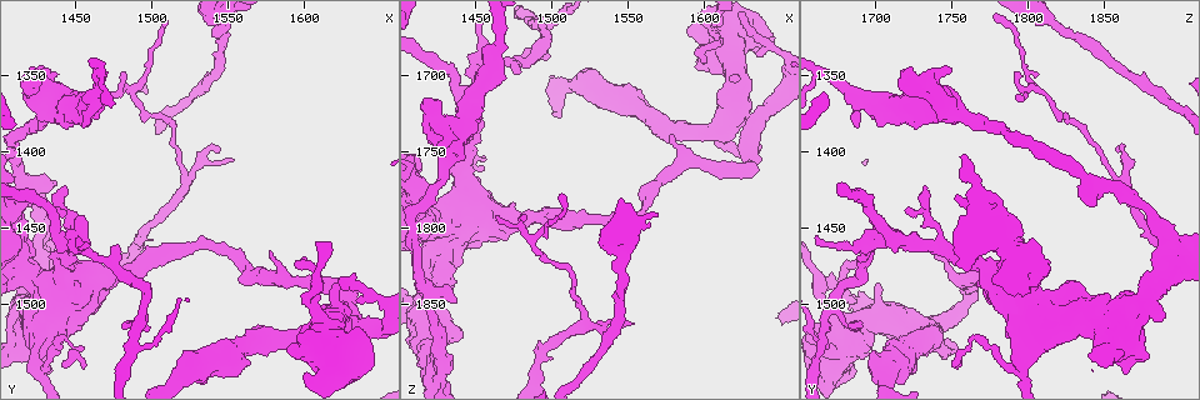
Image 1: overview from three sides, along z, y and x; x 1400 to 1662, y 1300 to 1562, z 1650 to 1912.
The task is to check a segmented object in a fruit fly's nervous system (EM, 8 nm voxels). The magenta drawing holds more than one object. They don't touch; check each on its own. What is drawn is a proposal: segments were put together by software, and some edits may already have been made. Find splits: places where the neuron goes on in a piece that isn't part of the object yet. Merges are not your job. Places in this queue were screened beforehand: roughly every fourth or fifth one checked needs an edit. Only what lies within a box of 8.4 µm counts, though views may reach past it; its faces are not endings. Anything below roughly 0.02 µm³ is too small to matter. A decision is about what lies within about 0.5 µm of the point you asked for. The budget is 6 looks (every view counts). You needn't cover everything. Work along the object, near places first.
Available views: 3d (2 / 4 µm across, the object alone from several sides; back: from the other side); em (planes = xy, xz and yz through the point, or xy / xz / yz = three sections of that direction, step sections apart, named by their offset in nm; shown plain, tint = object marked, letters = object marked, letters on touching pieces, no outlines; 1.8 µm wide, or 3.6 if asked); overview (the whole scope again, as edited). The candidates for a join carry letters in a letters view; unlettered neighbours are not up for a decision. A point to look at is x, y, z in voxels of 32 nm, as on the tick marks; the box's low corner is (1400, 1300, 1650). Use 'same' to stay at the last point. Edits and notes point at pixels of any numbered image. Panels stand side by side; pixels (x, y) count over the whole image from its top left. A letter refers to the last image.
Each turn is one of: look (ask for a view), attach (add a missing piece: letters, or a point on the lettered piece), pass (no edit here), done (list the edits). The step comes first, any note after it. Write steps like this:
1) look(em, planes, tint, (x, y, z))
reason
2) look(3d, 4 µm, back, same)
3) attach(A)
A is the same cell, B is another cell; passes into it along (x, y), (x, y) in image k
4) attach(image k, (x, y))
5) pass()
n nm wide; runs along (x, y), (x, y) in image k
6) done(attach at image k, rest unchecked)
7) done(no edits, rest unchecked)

look(3d, 4 µm, (1622, 1516, 1728))
abrupt turn

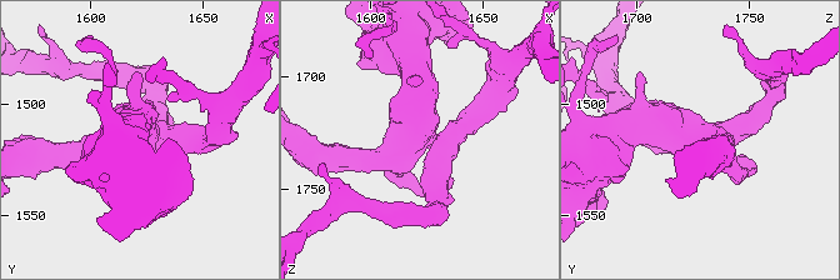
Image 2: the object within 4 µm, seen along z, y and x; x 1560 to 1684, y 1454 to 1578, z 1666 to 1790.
look(em, 3.6 µm, xy, step 16, tint, (1621, 1516, 1728))
now the EM

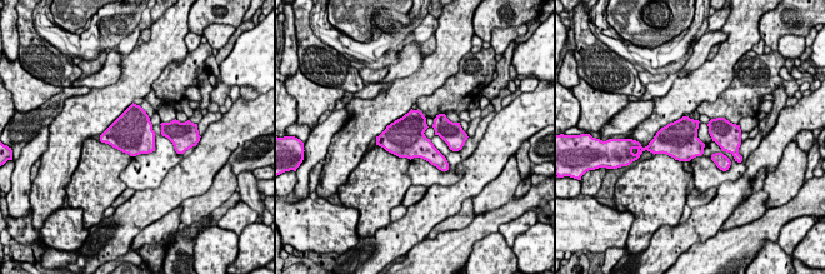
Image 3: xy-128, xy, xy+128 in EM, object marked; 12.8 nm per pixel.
look(em, 3.6 µm, planes, letters, same)

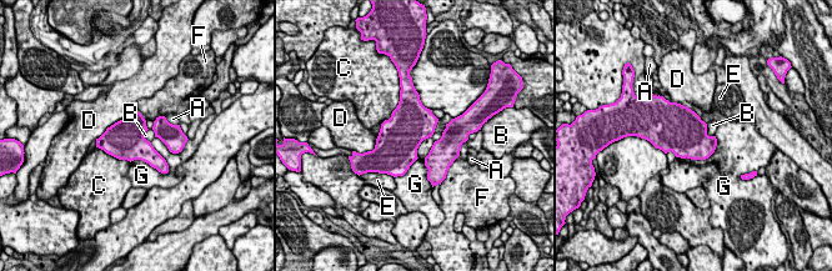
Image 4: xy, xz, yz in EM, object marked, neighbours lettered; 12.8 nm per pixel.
pass()
A, B, C, D, E, F and G are other cells; border along (431, 136), (419, 146), (417, 157) in image 4; no lettered piece goes on from it

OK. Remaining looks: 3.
look(em, 3.6 µm, planes, letters, (1466, 1482, 1794))
sudden change in width

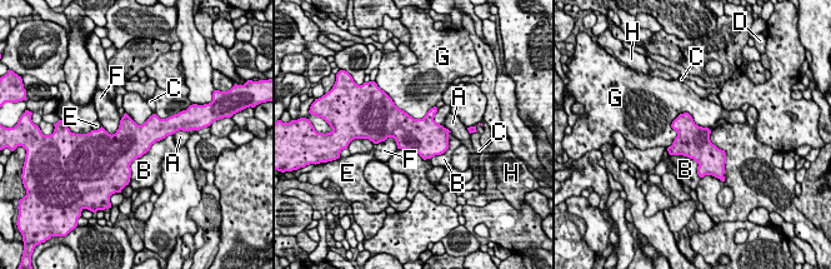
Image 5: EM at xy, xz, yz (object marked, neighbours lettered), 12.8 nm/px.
pass()
A, B, C, D, E, F, G and H are other cells; border along (670, 124), (687, 113), (707, 128) in image 5; no lettered piece goes on from it

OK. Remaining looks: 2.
done(no edits, rest unchecked)

